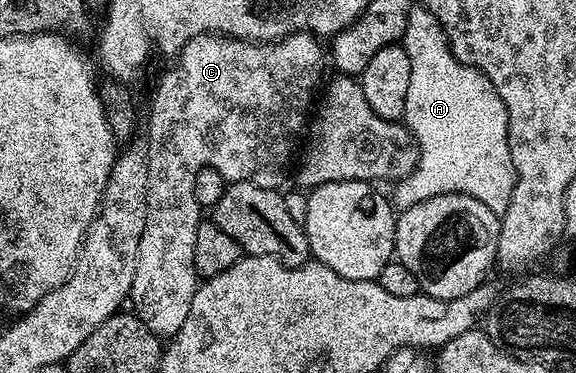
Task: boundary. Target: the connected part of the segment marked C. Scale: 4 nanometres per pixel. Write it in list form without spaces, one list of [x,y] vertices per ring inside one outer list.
[[[309,32],[291,33],[282,41],[253,41],[236,35],[203,33],[191,37],[180,48],[176,66],[166,70],[164,78],[157,83],[146,130],[150,167],[146,227],[142,227],[142,243],[138,243],[138,263],[130,294],[131,300],[136,300],[135,312],[151,333],[177,333],[182,323],[186,323],[186,315],[190,315],[190,303],[194,303],[198,288],[194,235],[202,219],[202,207],[194,199],[194,175],[207,165],[214,165],[219,173],[228,175],[232,165],[236,165],[235,180],[254,179],[268,189],[280,185],[284,168],[296,149],[296,140],[299,137],[301,140],[309,124],[314,98],[325,80],[326,49],[319,44],[323,45]]]

